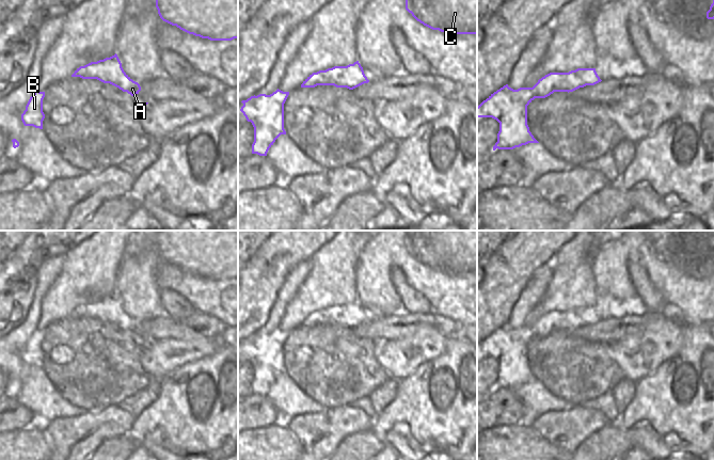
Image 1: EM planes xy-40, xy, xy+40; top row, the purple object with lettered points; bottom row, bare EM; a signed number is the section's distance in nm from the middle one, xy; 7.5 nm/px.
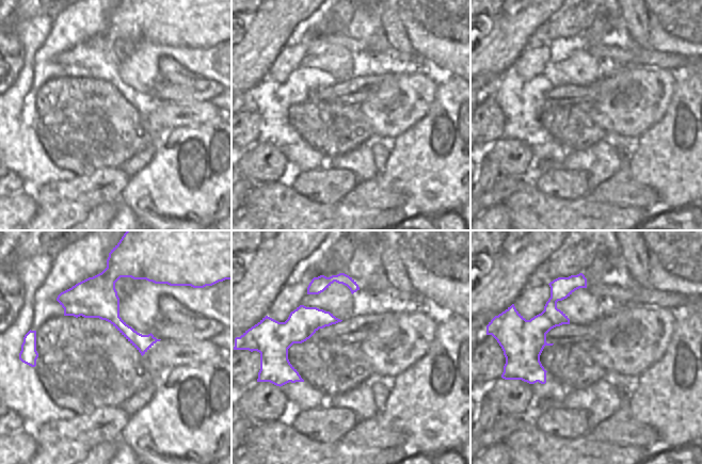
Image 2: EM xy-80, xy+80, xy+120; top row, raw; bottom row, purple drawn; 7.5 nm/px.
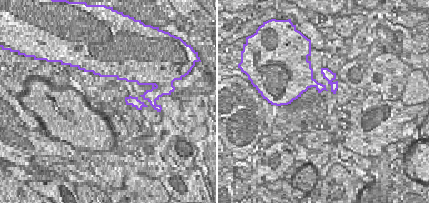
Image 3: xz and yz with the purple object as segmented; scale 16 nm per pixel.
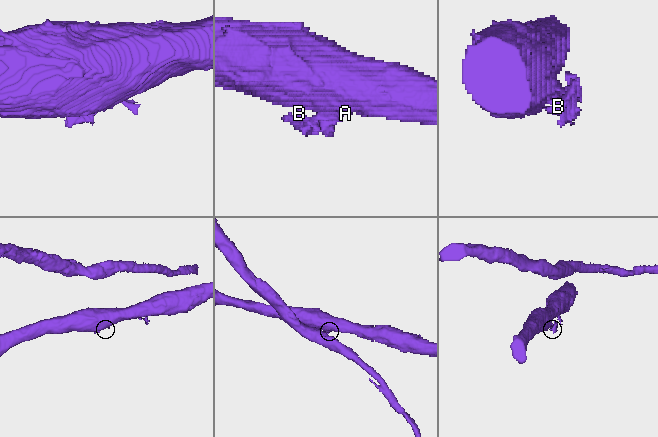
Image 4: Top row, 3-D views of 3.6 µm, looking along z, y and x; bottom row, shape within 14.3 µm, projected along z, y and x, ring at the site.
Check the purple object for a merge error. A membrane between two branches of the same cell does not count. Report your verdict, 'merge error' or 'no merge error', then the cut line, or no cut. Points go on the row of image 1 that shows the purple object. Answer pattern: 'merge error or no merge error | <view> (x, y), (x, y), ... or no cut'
no merge error | no cut

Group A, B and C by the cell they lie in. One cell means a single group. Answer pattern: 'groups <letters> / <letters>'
groups A B C

